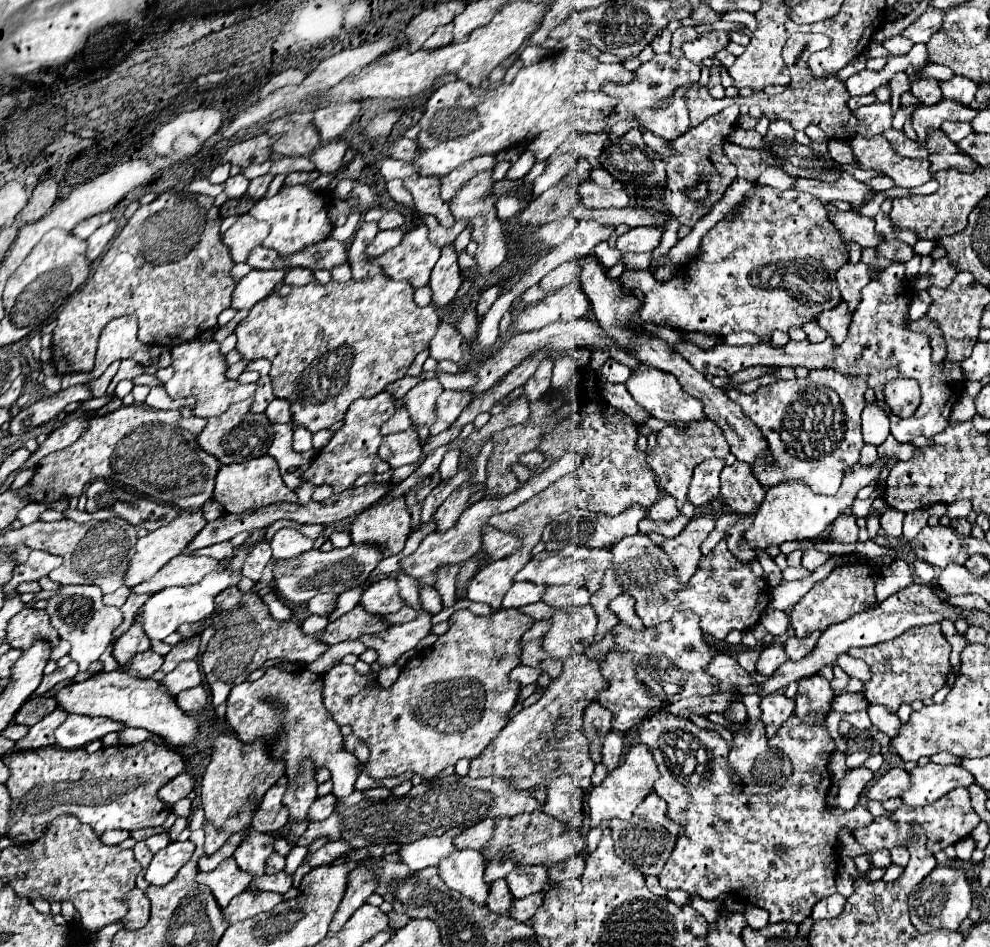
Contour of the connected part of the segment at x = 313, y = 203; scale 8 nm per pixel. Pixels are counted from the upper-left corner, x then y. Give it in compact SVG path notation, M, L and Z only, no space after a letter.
M291 186L287 192L279 192L273 198L263 198L253 204L249 214L271 226L269 236L263 240L265 248L273 248L283 258L303 250L309 244L317 244L329 238L333 226L327 216L327 200L319 192L309 192L307 186Z

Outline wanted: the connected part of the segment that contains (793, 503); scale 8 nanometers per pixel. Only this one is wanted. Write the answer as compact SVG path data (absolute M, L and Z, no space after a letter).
M883 458L875 460L869 466L861 466L857 462L855 466L845 468L841 488L835 496L815 494L803 480L787 480L787 482L781 482L773 488L767 488L767 496L765 496L763 504L759 506L751 528L745 532L749 546L751 548L767 548L769 544L783 544L789 540L813 540L813 538L817 538L819 534L823 534L823 530L839 514L843 514L843 510L847 510L853 504L857 492L863 486L877 484L877 480L881 476L881 468L883 468Z

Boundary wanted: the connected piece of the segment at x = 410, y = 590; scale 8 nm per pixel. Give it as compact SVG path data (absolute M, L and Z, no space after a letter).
M403 570L397 572L397 582L399 582L399 590L403 594L403 600L407 602L407 606L421 606L419 604L419 592L417 592L417 584L413 578L409 578Z

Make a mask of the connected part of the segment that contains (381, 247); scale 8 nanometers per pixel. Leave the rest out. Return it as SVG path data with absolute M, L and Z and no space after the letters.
M403 228L379 232L379 234L375 236L375 240L367 246L367 254L371 254L371 258L379 258L379 256L383 256L385 252L393 250L395 246L399 246L399 242L403 240L403 236L405 236L405 230L403 230Z

